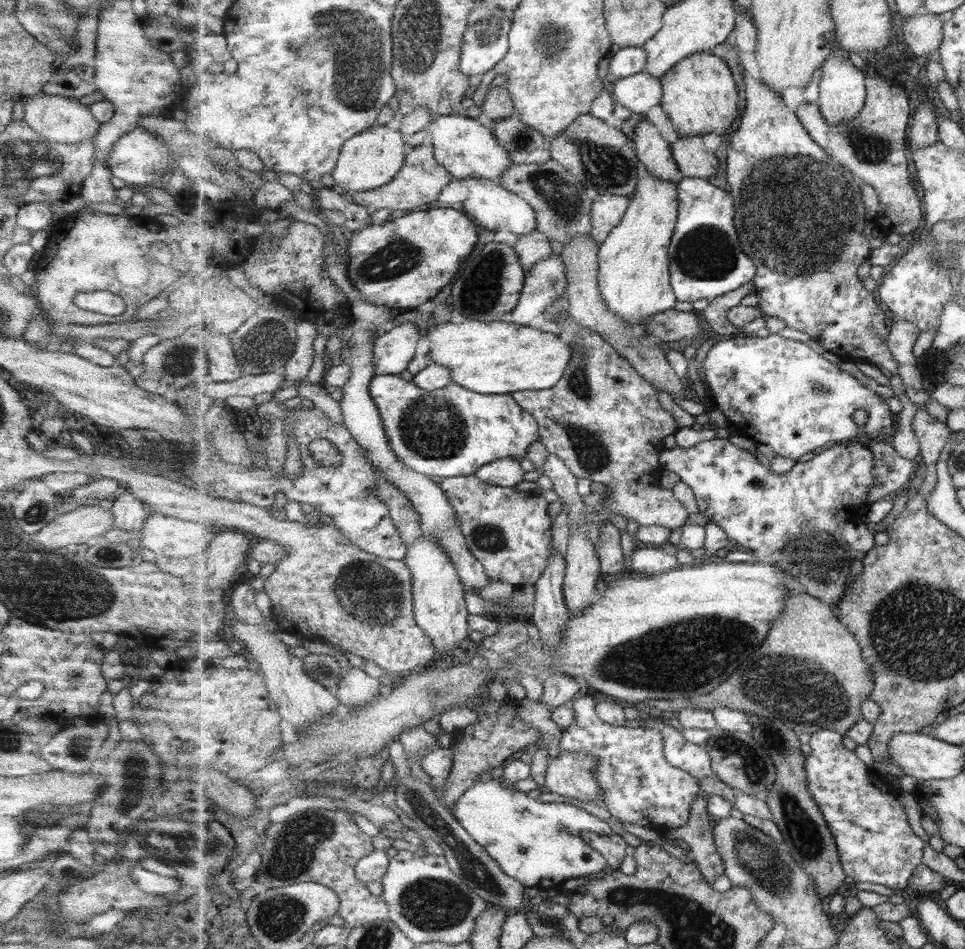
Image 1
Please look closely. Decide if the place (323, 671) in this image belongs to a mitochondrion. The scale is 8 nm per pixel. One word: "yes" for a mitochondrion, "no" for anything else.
yes

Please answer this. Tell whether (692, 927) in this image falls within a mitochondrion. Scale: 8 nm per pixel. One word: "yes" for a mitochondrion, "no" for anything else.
yes

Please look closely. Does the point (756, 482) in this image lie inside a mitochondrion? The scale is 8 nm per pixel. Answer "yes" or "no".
yes

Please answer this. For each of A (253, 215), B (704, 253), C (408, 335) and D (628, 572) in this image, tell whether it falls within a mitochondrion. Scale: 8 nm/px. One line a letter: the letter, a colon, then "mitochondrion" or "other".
A: other
B: mitochondrion
C: other
D: other

